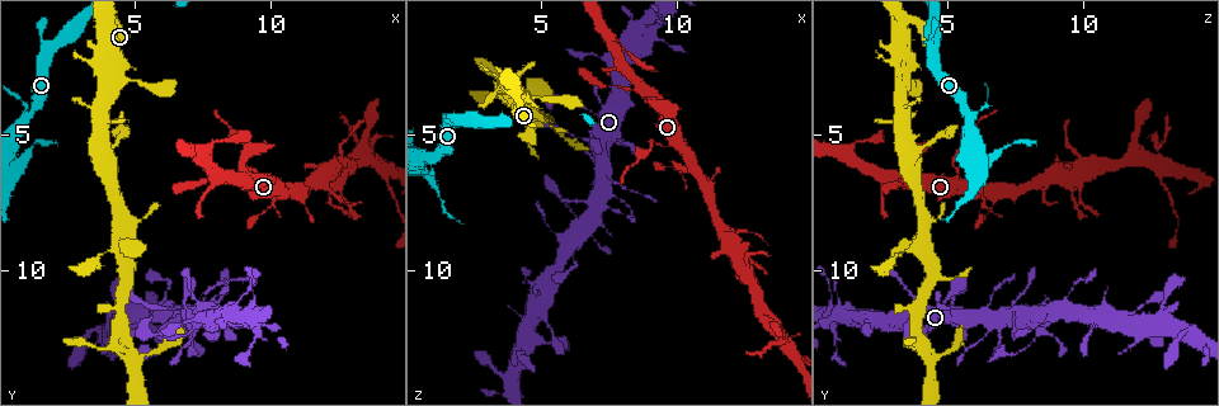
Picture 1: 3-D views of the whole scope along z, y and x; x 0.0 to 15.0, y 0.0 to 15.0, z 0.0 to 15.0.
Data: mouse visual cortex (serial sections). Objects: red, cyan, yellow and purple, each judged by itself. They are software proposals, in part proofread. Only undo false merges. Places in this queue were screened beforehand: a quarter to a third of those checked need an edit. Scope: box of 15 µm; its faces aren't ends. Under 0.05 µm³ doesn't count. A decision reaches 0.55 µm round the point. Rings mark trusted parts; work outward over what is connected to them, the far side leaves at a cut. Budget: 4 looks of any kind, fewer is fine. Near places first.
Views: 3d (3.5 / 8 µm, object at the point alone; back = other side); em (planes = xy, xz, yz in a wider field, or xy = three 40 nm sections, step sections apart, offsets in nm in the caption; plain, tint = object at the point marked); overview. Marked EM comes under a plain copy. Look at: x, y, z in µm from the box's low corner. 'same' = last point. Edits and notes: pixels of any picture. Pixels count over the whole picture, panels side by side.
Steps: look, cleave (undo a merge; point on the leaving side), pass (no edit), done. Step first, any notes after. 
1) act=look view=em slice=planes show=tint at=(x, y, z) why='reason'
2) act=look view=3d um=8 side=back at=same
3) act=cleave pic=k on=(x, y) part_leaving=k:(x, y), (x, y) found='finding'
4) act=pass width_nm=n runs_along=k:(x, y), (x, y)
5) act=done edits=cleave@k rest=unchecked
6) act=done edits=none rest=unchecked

act=look view=3d um=3.5 at=(14.4, 6.8, 12.9) why='thin arm on a thick one'

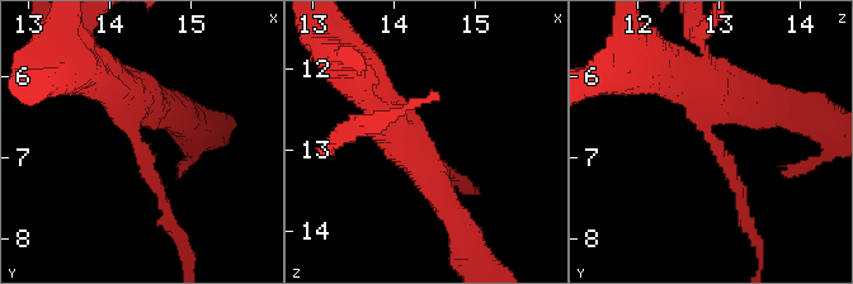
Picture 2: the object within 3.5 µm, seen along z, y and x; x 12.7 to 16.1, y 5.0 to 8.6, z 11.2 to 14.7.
act=look view=em slice=xy step=5 show=tint at=(14.25, 6.70, 12.90) arms=3 arm_widths_nm=150,450,450

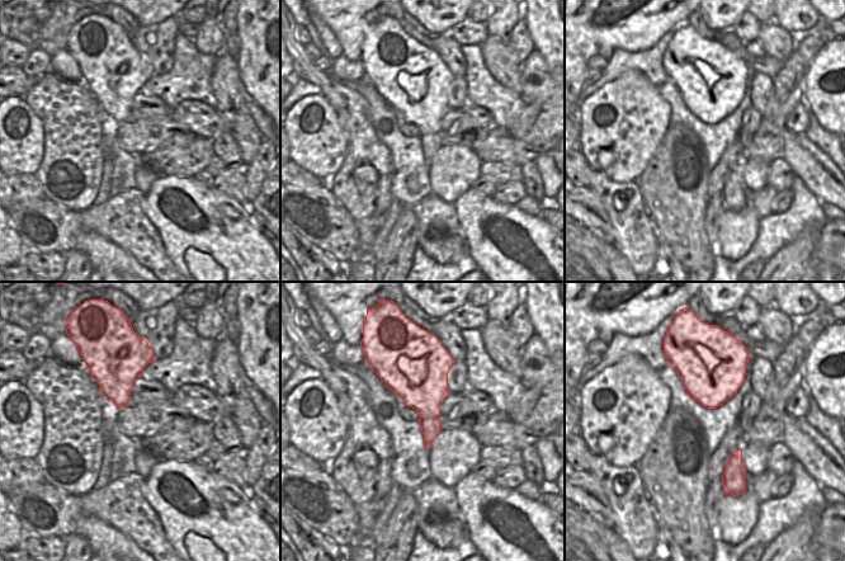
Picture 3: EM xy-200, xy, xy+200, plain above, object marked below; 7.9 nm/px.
act=pass runs_along=2:(100, 71), (128, 98), (163, 203) found='continuous, no second cell'

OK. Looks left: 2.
act=look view=3d um=3.5 at=(4.7, 12.8, 4.2) why='four or more arms meet'

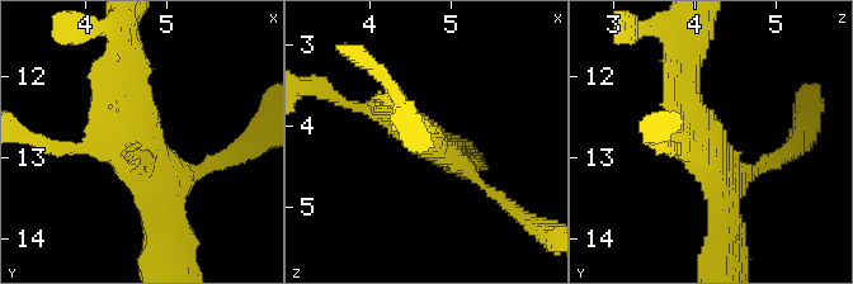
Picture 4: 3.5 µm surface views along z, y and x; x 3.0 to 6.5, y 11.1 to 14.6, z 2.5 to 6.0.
act=look view=em slice=xy step=5 show=tint at=(4.75, 12.70, 4.15) arms=4 arm_widths_nm=250,250,300,350

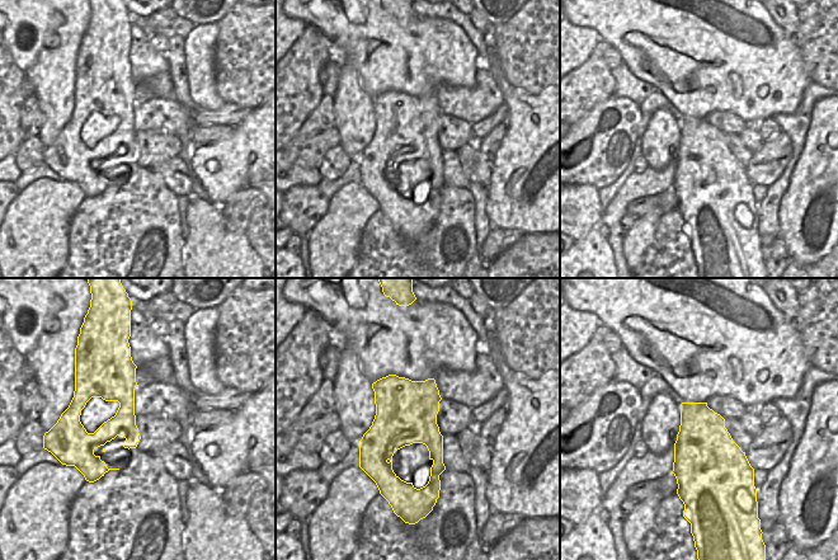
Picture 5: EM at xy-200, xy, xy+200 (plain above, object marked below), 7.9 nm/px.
act=pass found='all the same cell'

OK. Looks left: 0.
act=done edits=none rest=unchecked

